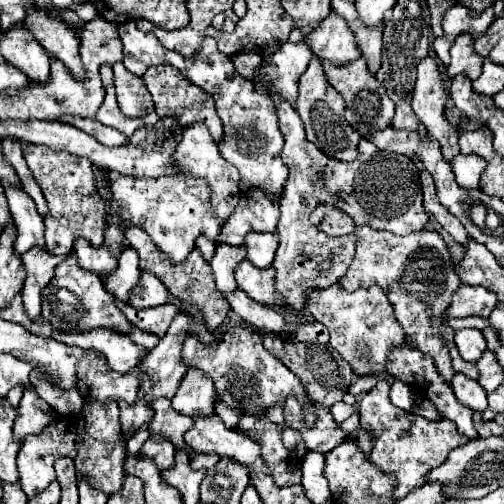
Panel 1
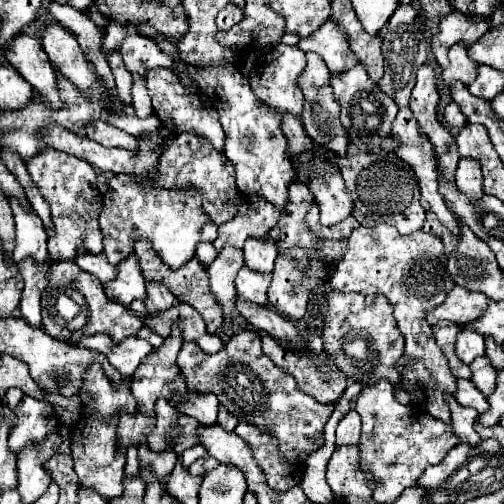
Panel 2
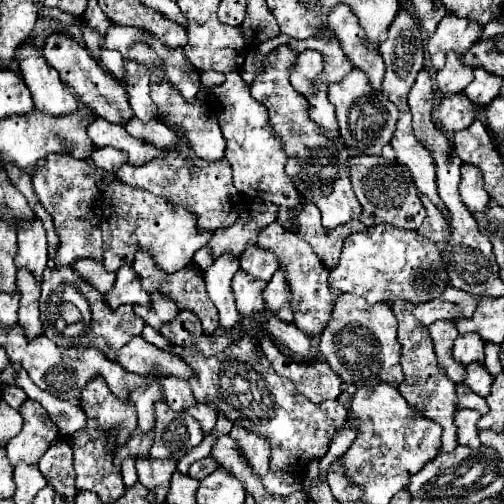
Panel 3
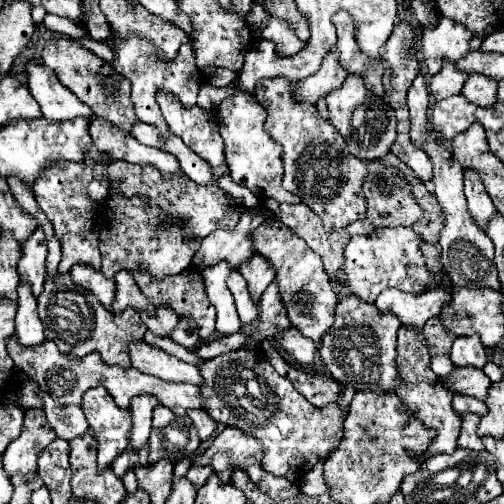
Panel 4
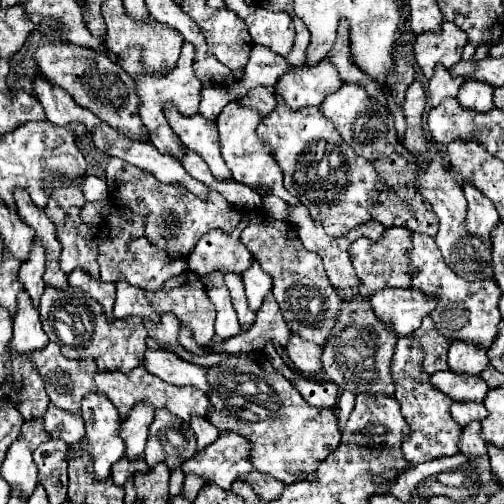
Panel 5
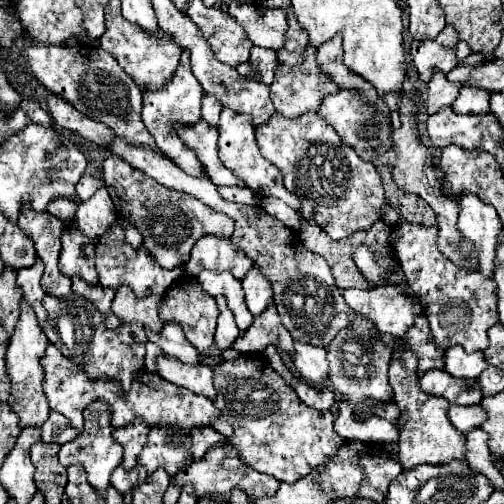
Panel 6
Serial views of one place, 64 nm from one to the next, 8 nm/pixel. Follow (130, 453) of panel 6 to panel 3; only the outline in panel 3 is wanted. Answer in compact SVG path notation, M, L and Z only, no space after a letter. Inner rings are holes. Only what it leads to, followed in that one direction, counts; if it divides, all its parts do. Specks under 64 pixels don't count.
M148 384L148 388L134 388L130 400L138 410L138 430L148 432L154 426L154 404L162 400L160 384Z

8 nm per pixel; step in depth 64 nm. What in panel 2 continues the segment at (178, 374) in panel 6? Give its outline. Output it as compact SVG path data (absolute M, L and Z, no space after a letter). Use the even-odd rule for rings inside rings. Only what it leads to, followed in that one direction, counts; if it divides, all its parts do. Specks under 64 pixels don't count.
M84 336L84 340L80 340L80 346L104 354L122 376L132 376L140 362L152 352L152 346L136 336L130 336L120 344L112 344L108 336Z

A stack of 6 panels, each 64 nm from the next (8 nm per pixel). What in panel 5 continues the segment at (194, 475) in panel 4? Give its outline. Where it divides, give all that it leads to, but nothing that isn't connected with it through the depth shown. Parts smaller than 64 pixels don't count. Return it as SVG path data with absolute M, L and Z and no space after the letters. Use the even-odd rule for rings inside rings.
M186 476L186 480L184 480L184 494L190 498L190 500L194 500L196 498L196 494L198 494L198 490L204 486L204 482L198 478L198 476Z

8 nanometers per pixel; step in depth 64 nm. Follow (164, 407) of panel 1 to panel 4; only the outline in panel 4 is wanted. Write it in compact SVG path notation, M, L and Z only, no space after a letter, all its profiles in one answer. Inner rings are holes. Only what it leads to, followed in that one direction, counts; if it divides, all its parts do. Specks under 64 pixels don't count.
M158 404L154 408L154 426L152 426L152 434L150 434L150 464L166 458L166 460L182 460L186 456L190 456L196 448L200 446L200 438L196 432L196 426L192 424L192 420L188 420L188 416L176 416L174 412L168 412L168 408L164 408L162 404Z

